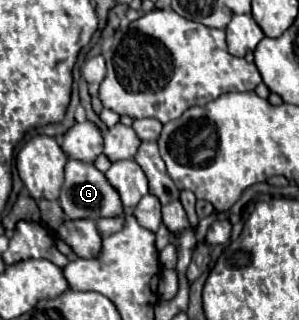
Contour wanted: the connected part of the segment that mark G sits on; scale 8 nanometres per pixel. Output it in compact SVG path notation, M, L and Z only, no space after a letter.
M69 160L65 166L65 184L59 196L59 204L67 218L77 220L77 218L91 218L99 220L105 216L117 216L121 214L121 200L119 194L113 190L113 186L107 182L107 178L93 166L81 160Z

